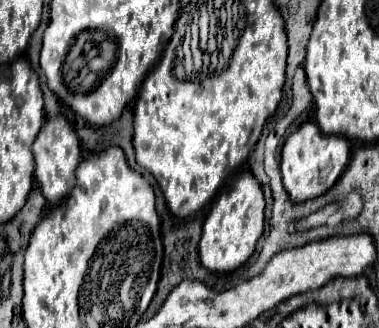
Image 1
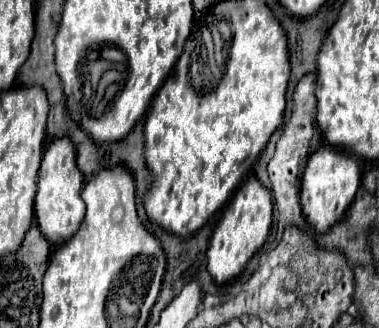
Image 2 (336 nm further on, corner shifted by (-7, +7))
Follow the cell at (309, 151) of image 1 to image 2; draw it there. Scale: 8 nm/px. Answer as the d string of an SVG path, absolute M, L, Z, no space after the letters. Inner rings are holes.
M331 146L319 148L307 162L301 178L301 206L307 222L319 232L329 232L337 222L343 220L347 208L351 206L361 184L361 164L355 156L339 152Z

